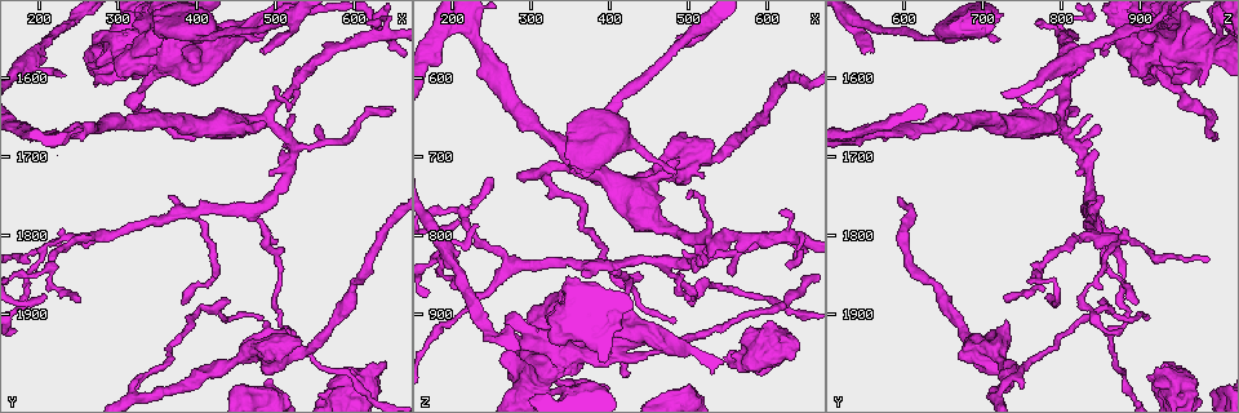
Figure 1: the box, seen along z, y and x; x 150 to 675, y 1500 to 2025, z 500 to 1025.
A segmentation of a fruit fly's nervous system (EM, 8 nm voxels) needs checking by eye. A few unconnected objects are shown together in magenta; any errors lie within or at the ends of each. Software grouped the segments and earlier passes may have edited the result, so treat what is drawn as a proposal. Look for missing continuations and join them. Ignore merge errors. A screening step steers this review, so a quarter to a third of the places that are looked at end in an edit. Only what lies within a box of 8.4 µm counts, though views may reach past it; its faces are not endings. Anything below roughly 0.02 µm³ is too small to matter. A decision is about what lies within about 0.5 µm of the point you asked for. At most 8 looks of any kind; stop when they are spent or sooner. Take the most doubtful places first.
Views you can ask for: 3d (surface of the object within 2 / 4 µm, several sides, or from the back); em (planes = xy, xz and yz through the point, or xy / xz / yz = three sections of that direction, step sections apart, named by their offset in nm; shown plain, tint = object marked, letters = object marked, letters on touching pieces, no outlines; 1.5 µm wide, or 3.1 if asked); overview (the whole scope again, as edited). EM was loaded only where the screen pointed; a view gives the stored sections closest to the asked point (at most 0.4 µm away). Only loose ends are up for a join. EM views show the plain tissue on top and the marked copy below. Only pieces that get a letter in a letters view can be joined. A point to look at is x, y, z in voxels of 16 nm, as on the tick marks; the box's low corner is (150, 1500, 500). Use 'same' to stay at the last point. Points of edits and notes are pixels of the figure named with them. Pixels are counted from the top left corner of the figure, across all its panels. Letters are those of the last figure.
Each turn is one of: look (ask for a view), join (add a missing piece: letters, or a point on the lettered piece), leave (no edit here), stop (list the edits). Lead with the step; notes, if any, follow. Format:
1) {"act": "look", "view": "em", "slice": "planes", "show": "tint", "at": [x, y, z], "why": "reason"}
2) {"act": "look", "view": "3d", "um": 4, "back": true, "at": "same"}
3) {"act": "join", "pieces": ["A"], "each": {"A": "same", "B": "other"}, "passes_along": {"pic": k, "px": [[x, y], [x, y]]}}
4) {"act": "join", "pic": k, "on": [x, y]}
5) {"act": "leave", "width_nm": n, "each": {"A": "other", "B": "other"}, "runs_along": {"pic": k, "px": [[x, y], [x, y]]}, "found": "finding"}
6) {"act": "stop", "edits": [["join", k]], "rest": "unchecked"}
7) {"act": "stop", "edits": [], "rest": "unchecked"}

{"act": "look", "view": "em", "slice": "xy", "step": 4, "show": "letters", "at": [485, 1565, 560], "why": "free end"}

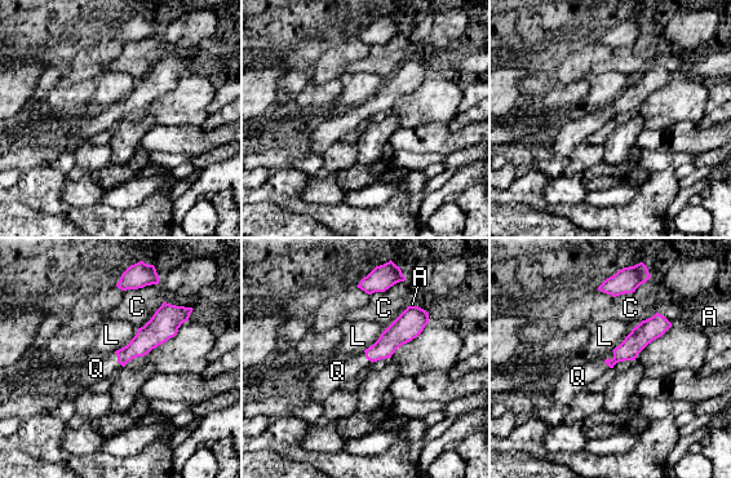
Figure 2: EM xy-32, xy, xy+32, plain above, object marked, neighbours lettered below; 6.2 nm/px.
{"act": "join", "pieces": ["Q"], "each": {"A": "other", "C": "other", "L": "other", "Q": "same"}, "passes_along": {"pic": 2, "px": [[641, 336], [608, 359], [577, 376]]}, "found": "the neuron continues"}

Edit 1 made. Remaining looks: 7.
{"act": "look", "view": "overview", "why": "see it whole again"}

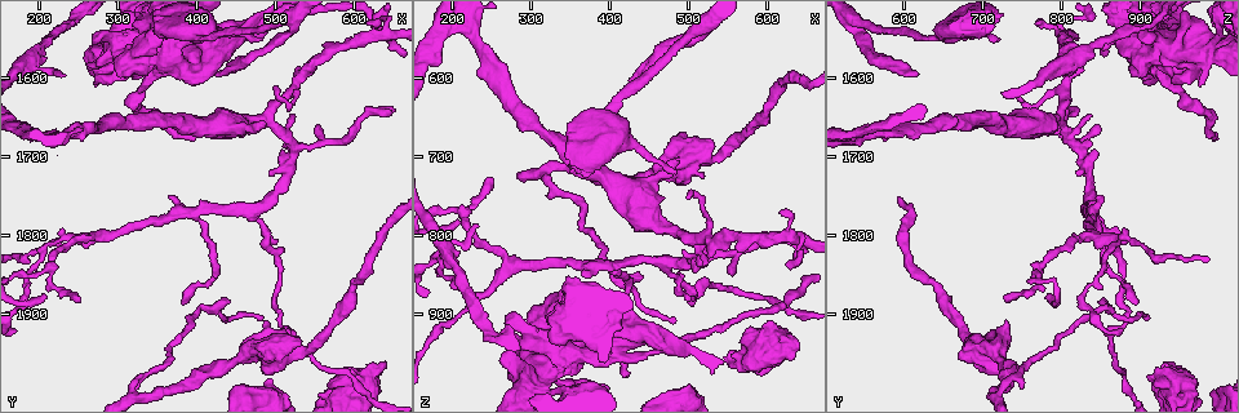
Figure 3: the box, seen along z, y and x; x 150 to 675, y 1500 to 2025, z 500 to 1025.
{"act": "look", "view": "3d", "um": 4, "at": [645, 1960, 935], "why": "an open end"}

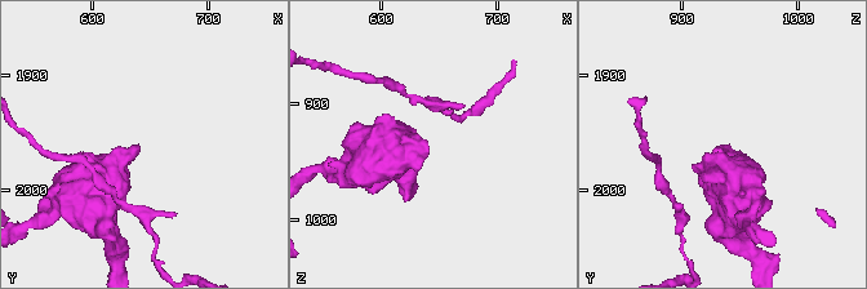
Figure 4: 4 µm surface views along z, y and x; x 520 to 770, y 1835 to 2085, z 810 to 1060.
{"act": "look", "view": "em", "slice": "xz", "step": 8, "show": "letters", "at": [642, 1958, 936], "why": "shape alone is not enough"}

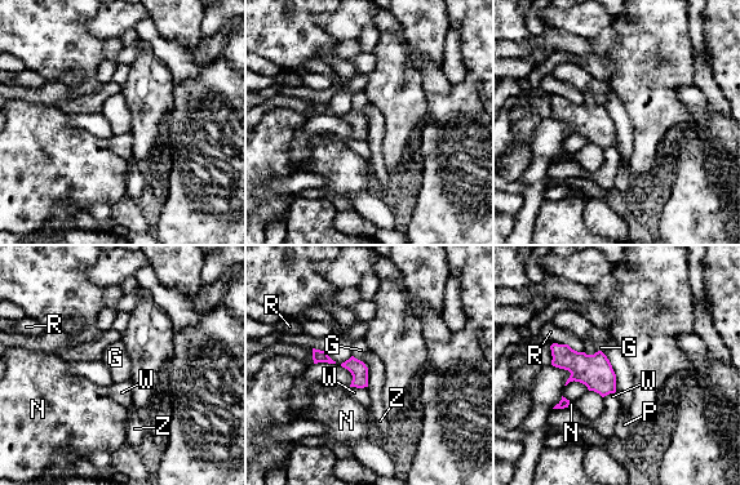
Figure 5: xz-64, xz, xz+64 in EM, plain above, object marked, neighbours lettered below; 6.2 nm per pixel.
{"act": "look", "view": "em", "slice": "yz", "step": 4, "show": "letters", "at": "same", "why": "another direction"}

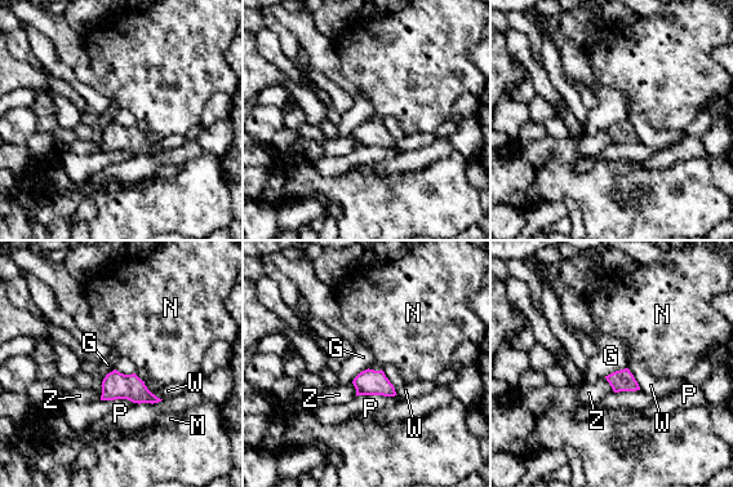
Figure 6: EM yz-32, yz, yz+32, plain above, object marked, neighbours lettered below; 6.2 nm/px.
{"act": "leave", "each": {"G": "other", "M": "other", "N": "other", "P": "other", "W": "other", "Z": "other"}, "border": {"pic": 6, "px": [[627, 367], [604, 376]]}, "found": "no lettered piece goes on from it"}

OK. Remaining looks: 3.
{"act": "look", "view": "3d", "um": 4, "at": [490, 1655, 705], "why": "an open end"}

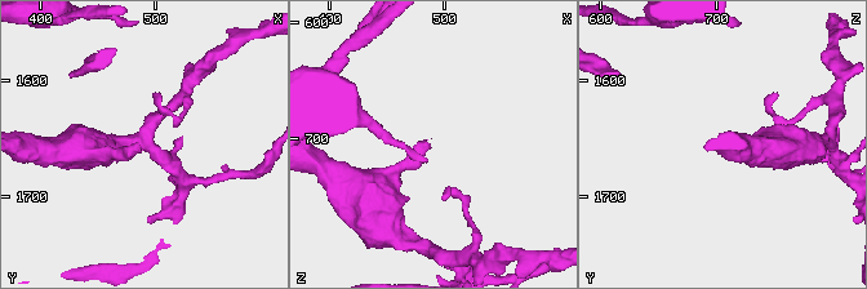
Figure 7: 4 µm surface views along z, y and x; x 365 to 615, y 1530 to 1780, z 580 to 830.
{"act": "look", "view": "em", "slice": "planes", "show": "letters", "at": [488, 1658, 706]}

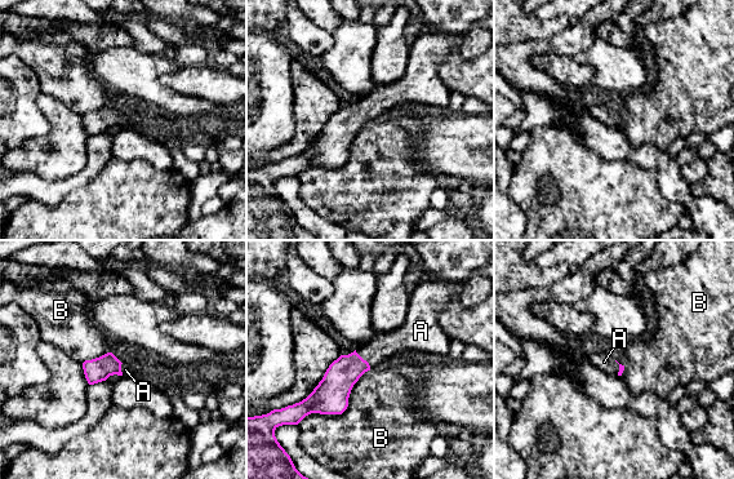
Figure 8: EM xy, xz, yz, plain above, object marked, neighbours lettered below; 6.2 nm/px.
{"act": "join", "pieces": ["A"], "longest_contact_nm": ["B", 550], "each": {"A": "same", "B": "other"}, "passes_along": {"pic": 8, "px": [[336, 386], [363, 359], [382, 346]]}, "found": "it goes on there"}

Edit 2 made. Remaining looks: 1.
{"act": "stop", "edits": [["join", 2], ["join", 8]], "rest": "unchecked"}

